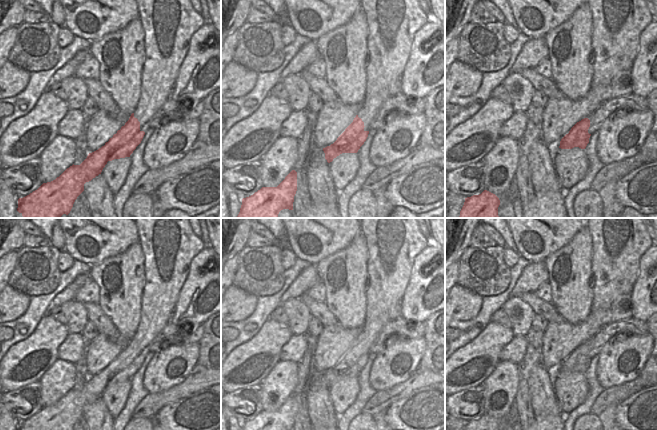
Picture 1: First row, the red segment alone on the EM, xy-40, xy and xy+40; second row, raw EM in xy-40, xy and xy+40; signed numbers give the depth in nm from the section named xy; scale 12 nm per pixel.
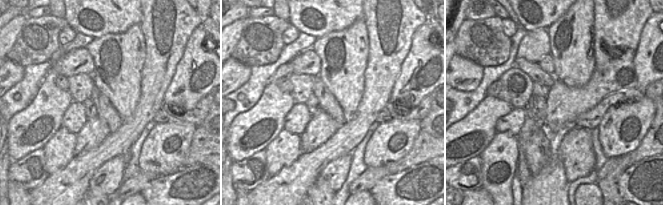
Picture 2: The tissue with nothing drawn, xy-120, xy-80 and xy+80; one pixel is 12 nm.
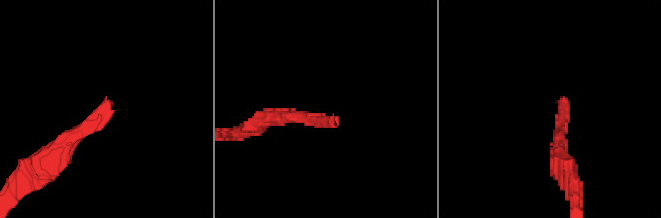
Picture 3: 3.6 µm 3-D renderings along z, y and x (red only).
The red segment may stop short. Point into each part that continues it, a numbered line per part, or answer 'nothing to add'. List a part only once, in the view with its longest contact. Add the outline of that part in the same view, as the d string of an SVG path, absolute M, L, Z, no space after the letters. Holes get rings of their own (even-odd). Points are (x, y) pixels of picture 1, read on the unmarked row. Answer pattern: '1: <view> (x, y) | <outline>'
1: xy-40 (169, 244) | M137 218L135 223L145 258L145 286L141 298L141 318L133 337L140 346L140 355L145 356L153 339L169 322L188 276L190 263L204 248L204 242L193 232L189 218Z

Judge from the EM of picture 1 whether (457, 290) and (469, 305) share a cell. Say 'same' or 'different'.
same

